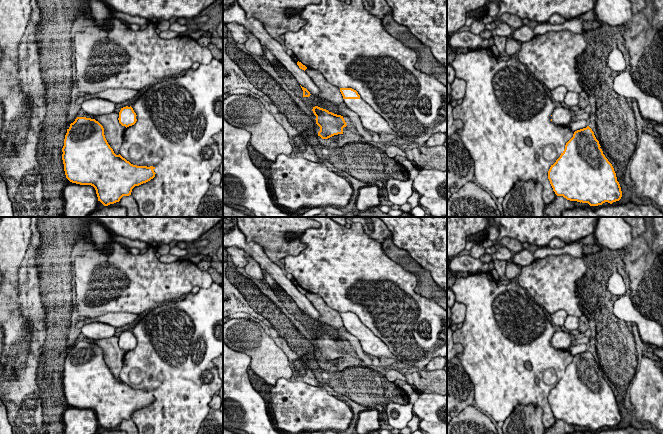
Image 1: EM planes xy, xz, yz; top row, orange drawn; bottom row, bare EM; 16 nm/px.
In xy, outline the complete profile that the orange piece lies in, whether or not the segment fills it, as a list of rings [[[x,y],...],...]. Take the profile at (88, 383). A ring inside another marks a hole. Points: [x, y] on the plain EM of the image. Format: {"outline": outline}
{"outline": [[[77,341],[64,363],[62,384],[66,402],[95,412],[104,430],[131,419],[132,413],[155,401],[155,391],[131,388],[116,379],[108,368],[103,350],[95,343]]]}

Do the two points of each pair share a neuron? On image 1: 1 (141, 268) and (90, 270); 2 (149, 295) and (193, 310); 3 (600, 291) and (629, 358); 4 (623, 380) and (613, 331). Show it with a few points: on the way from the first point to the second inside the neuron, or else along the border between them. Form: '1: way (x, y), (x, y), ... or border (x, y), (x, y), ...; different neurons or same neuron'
1: way (128, 271), (103, 271); same neuron
2: border (172, 300), (155, 305), (148, 311); different neurons
3: way (607, 308), (607, 326), (614, 341); same neuron
4: way (620, 368), (615, 343); same neuron

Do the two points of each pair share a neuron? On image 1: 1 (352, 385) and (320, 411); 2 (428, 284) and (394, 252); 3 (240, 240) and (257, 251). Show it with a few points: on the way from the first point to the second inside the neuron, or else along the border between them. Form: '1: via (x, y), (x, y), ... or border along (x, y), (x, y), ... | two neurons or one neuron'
1: border along (309, 384), (321, 386), (330, 394) | two neurons
2: via (421, 275), (403, 258) | one neuron
3: via (244, 244), (248, 248), (253, 249) | one neuron

